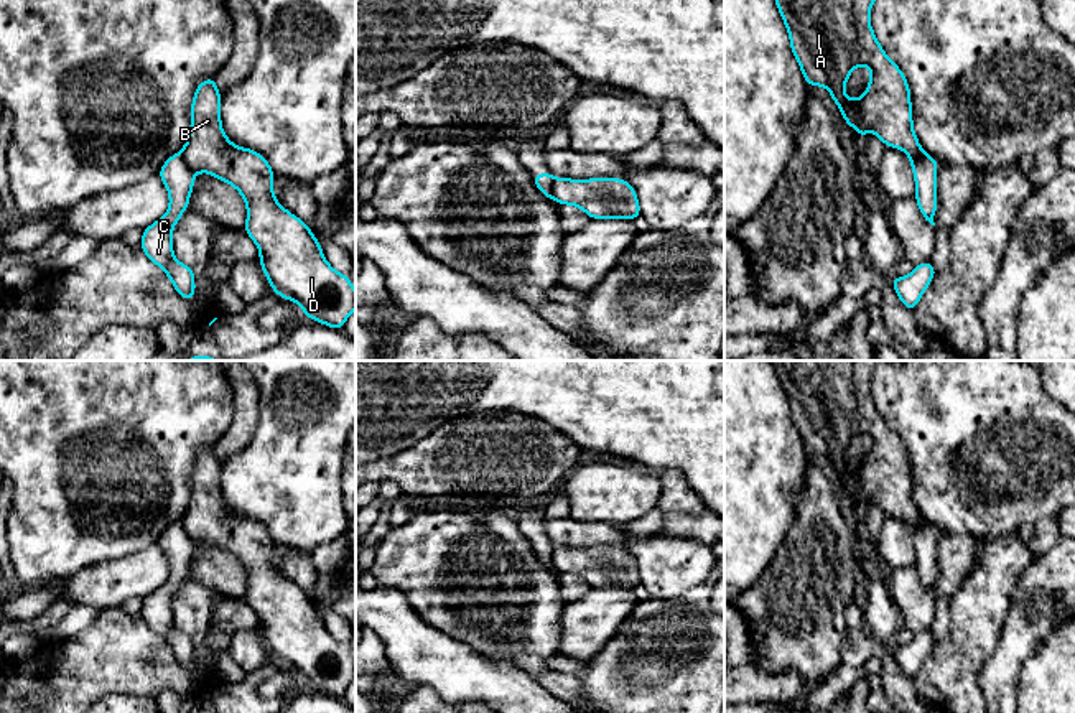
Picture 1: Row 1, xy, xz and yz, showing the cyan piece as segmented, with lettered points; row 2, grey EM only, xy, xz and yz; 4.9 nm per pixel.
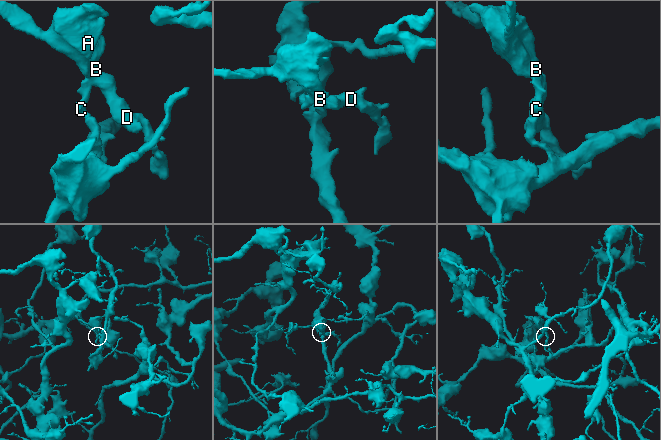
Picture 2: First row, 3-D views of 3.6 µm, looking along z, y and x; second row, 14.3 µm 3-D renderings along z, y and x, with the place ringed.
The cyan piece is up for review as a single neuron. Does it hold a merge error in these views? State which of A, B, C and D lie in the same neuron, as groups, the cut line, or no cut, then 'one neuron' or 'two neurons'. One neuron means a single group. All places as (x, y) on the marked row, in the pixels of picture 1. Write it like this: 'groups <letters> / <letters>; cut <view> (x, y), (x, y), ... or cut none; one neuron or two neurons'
groups A B D / C; cut xz (552, 178), (552, 195), (555, 198); two neurons

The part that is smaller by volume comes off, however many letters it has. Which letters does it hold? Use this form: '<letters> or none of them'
A, B, D

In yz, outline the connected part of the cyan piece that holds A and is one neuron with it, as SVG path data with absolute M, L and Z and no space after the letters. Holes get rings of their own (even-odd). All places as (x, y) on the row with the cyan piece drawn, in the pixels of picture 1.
M775 0L792 53L808 86L831 92L845 123L861 138L874 132L884 147L925 158L912 123L904 72L881 48L869 13L874 0ZM858 66L871 69L866 92L848 99L845 86Z

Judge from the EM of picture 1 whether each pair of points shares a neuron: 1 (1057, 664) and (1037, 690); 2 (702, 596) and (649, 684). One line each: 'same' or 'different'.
1: same
2: same

